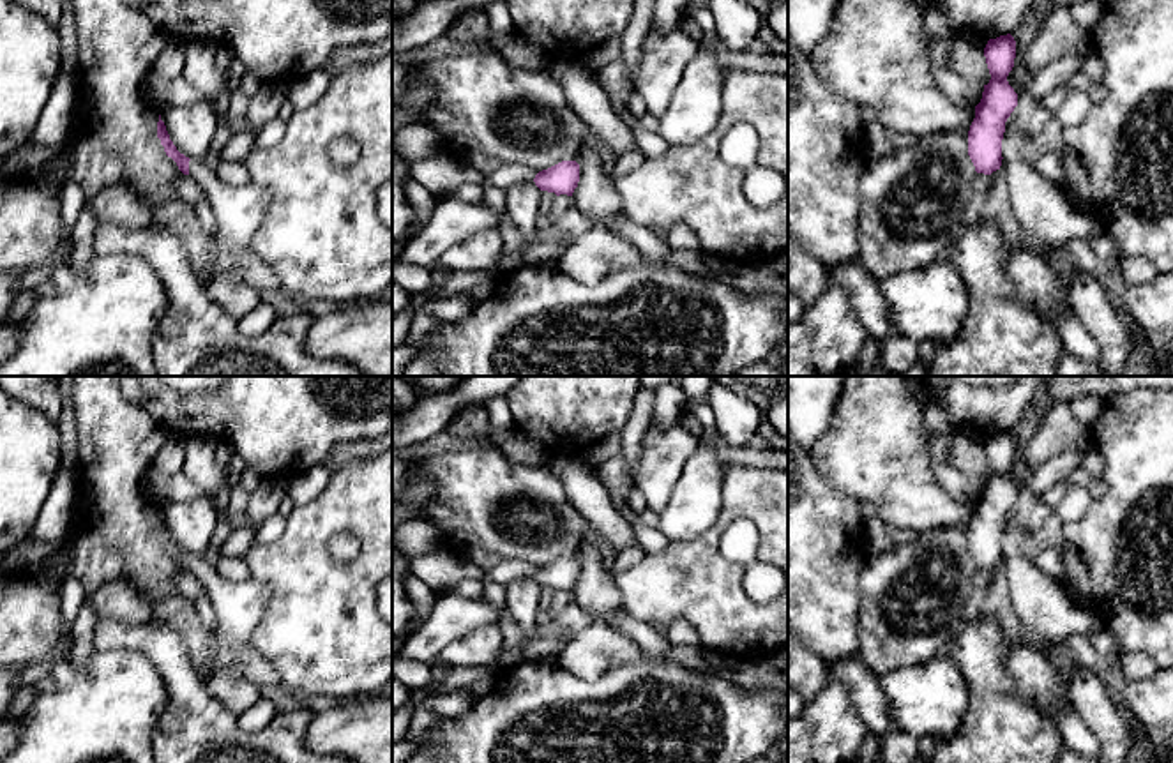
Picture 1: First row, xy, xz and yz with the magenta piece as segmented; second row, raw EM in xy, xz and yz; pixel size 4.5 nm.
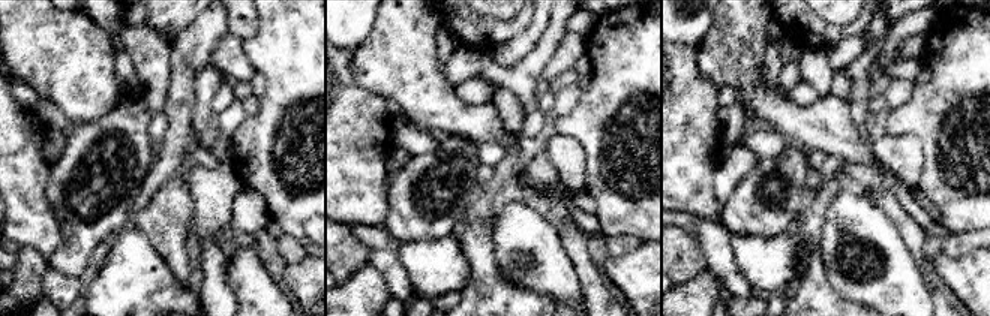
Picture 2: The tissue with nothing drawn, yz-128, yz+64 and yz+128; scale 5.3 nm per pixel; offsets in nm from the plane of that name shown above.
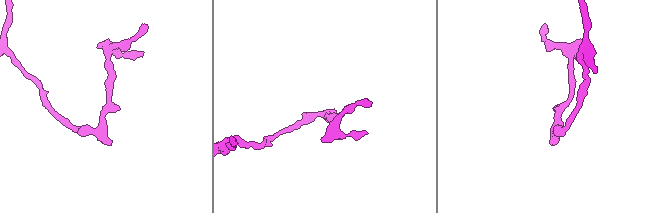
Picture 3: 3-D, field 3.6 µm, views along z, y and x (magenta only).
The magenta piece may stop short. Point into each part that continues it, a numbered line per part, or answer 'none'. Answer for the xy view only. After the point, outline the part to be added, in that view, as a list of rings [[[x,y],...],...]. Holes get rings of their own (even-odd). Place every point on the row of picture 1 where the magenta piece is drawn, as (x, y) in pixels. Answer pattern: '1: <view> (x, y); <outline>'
1: xy (239, 211); [[[203,159],[189,161],[187,177],[205,193],[216,215],[216,233],[196,274],[208,283],[219,279],[233,284],[246,283],[240,263],[263,221],[270,194],[253,182],[240,187],[224,184]]]

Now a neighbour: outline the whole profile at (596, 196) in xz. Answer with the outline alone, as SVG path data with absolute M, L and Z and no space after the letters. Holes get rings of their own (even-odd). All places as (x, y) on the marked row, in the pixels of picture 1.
M595 138L581 147L576 159L579 182L572 193L572 201L592 226L606 228L609 221L624 214L624 208L615 180L602 168L601 148Z

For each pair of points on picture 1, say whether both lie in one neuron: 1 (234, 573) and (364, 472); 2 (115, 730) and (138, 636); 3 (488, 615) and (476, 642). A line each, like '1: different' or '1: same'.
1: different
2: different
3: different

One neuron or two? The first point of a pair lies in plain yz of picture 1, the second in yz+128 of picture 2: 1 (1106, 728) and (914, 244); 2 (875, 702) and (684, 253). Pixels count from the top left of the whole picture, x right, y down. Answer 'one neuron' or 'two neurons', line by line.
1: one neuron
2: two neurons

